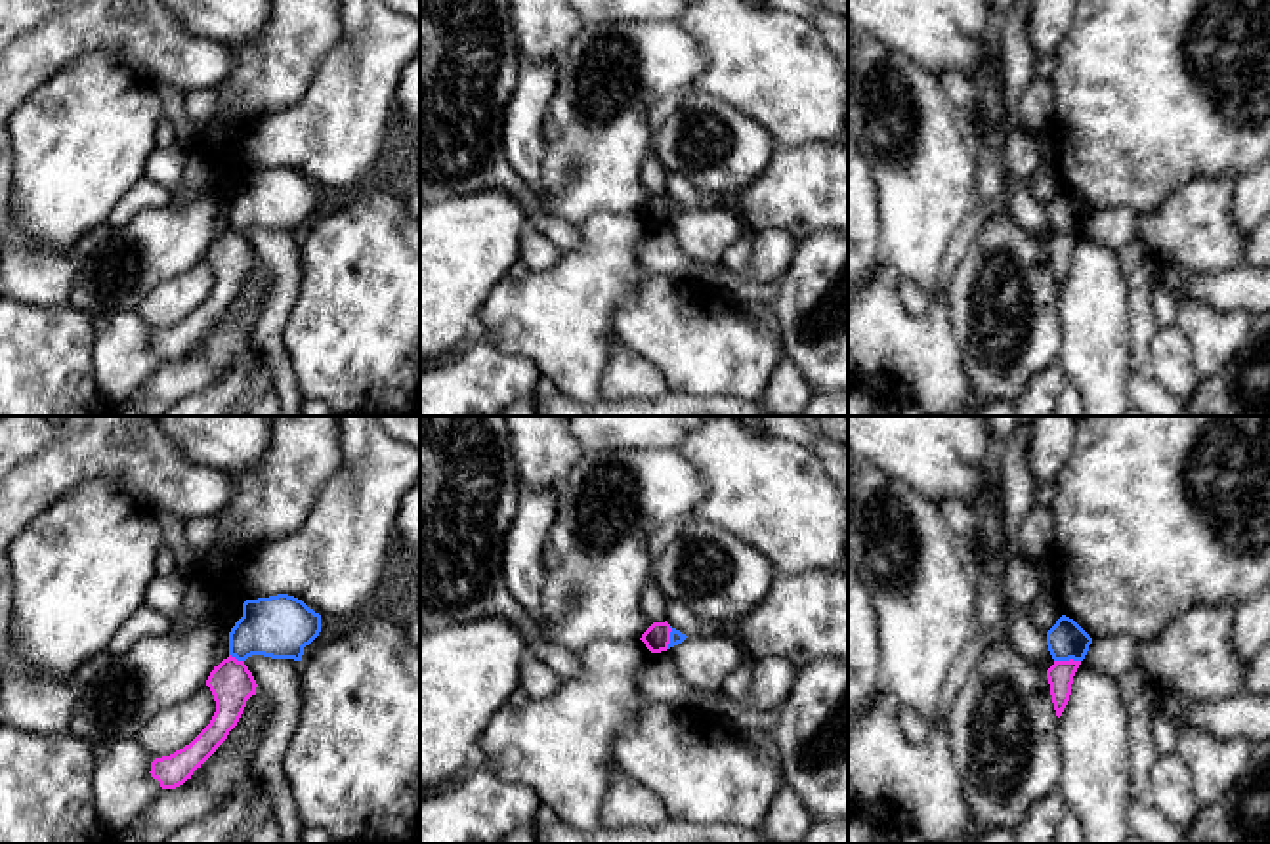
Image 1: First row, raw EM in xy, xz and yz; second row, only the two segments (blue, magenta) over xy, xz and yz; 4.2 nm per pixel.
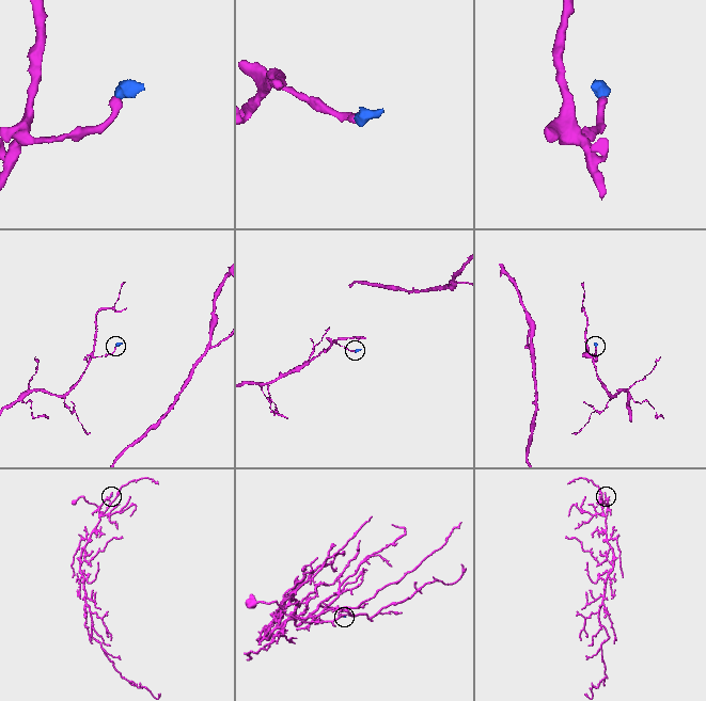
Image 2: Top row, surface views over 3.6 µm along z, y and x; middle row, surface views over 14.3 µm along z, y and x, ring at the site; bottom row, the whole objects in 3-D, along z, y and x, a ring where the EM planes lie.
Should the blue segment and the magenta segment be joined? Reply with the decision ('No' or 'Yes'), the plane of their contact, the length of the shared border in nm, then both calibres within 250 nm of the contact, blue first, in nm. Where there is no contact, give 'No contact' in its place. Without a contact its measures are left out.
No. Touches blue in yz. Shared border 110 nm. Thickness 160 nm (blue) against 110 nm

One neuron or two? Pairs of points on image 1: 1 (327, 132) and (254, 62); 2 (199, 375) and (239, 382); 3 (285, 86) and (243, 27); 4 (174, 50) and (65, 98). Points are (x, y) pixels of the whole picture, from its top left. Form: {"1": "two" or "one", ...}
{"1": "two", "2": "two", "3": "two", "4": "two"}

